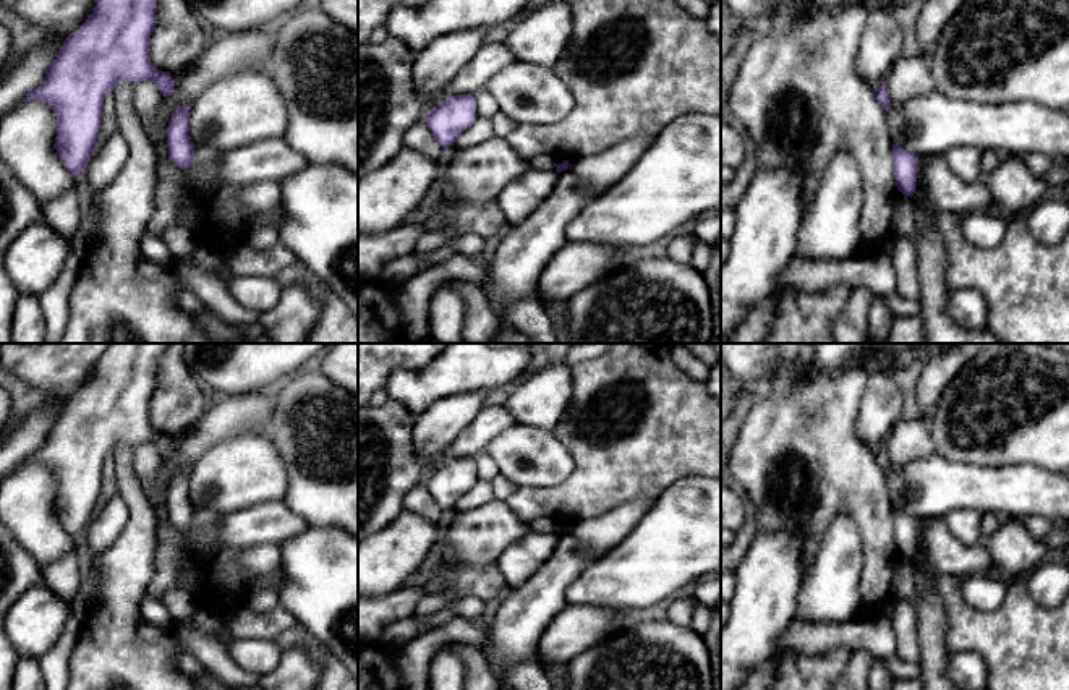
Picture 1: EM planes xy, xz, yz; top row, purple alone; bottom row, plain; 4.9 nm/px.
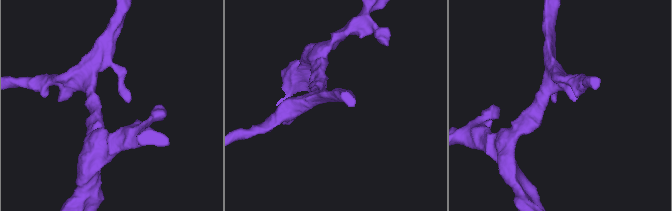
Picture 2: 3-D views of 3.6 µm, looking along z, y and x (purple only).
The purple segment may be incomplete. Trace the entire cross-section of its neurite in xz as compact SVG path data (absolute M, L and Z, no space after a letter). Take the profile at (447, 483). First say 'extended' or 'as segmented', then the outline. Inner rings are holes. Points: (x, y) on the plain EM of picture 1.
as segmented; M458 457L432 470L424 479L424 484L434 502L442 510L449 510L454 509L457 500L466 494L476 481L473 457Z

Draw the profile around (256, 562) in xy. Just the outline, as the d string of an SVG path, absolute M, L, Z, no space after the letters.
M261 544L240 552L236 559L241 572L249 580L262 580L280 564L279 544Z

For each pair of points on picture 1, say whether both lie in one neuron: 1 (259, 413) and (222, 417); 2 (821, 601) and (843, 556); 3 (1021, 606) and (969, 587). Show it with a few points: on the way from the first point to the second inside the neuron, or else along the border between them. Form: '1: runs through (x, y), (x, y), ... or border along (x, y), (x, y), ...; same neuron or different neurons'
1: runs through (250, 413), (232, 413); same neuron
2: runs through (830, 590), (836, 567); same neuron
3: border along (1009, 582), (992, 611), (964, 600); different neurons

